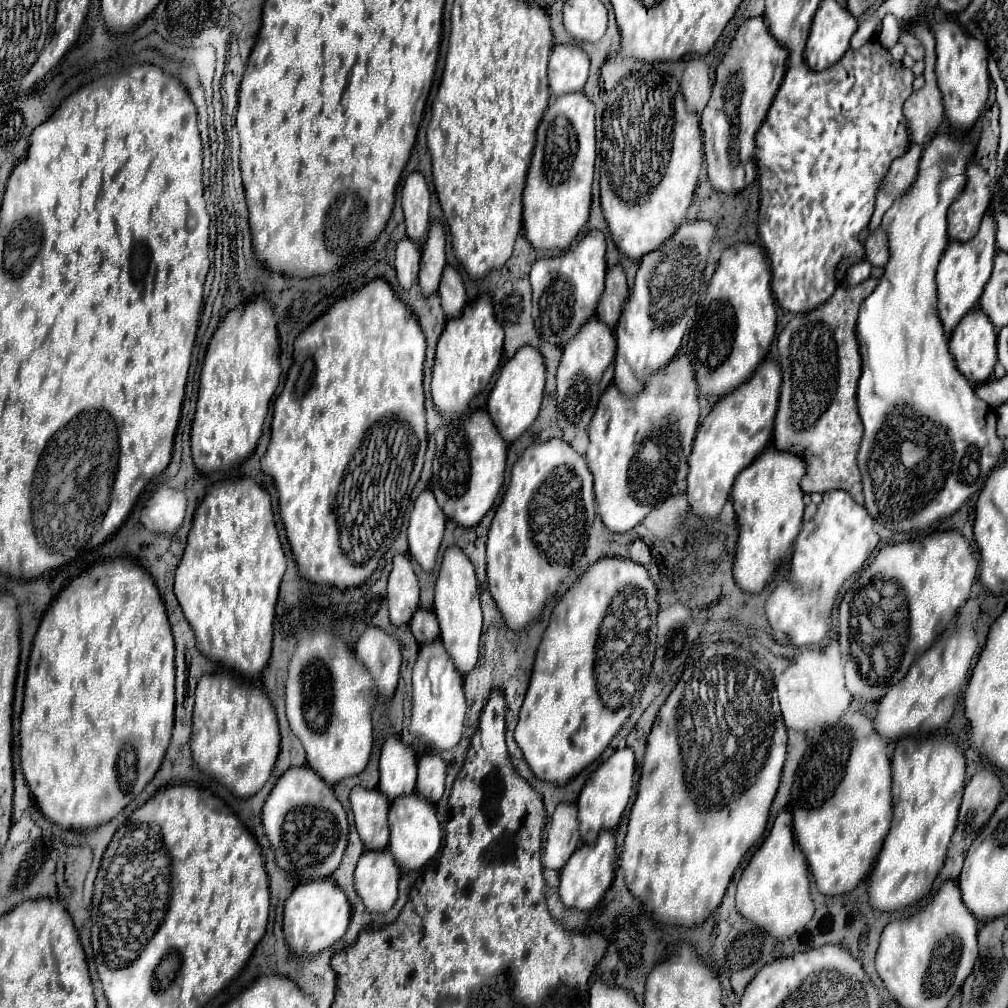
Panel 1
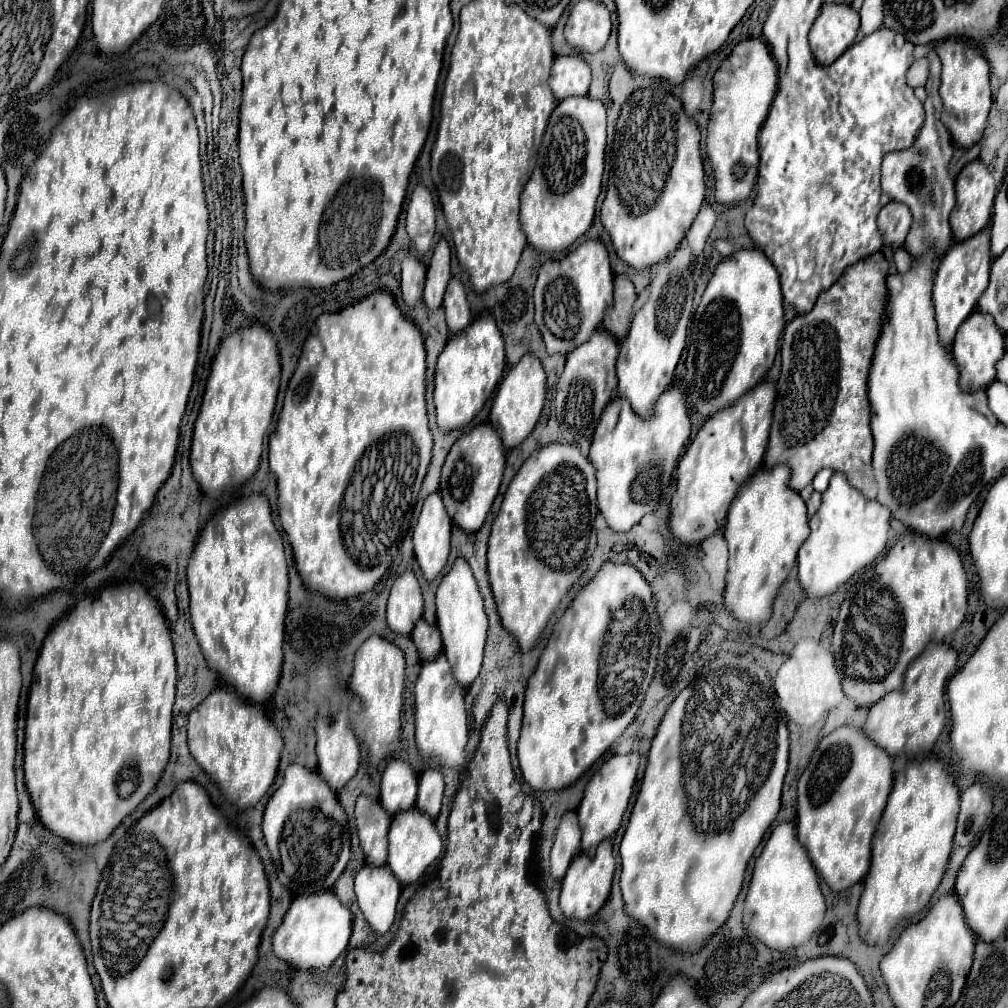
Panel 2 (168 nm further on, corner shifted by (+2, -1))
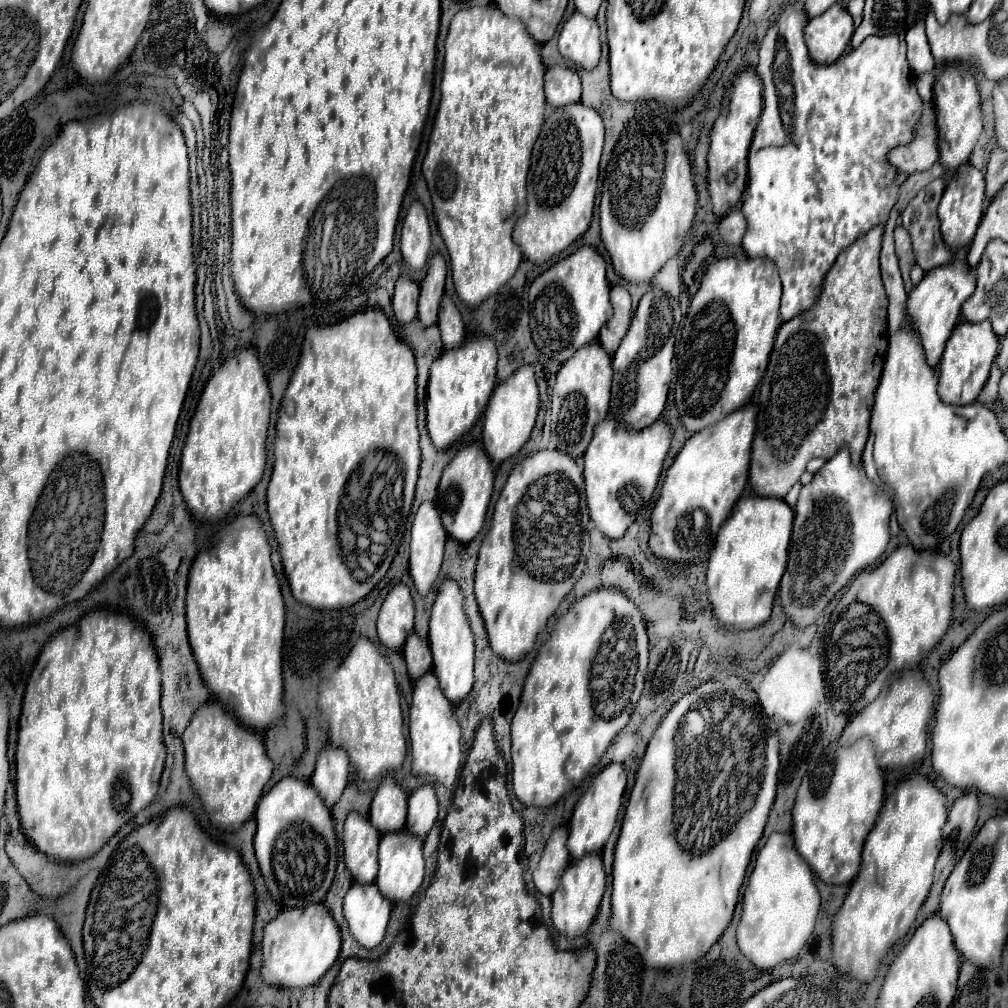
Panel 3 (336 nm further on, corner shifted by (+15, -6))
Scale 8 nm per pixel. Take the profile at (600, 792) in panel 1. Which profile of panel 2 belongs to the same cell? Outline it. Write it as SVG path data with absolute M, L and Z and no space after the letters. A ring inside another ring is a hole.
M639 753L613 755L591 777L591 781L585 787L585 793L583 793L583 799L579 803L579 809L577 809L577 817L579 817L581 829L583 829L581 851L593 853L603 839L611 837L619 829L621 817L623 817L623 813L627 809L627 803L629 803L629 797L633 793L637 767L639 767Z

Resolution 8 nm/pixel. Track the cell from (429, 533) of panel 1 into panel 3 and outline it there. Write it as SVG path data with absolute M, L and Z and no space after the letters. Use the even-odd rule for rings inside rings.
M422 502L412 524L410 540L410 576L420 596L428 594L440 574L446 538L446 530L434 504Z

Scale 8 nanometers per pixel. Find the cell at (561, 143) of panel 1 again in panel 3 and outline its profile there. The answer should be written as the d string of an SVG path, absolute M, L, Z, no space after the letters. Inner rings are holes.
M576 102L554 110L554 114L546 118L542 132L534 144L532 164L528 172L528 210L522 218L518 218L514 228L514 242L520 246L526 260L534 264L544 264L552 256L564 252L576 238L580 238L588 230L594 214L602 146L604 146L604 124L594 108Z

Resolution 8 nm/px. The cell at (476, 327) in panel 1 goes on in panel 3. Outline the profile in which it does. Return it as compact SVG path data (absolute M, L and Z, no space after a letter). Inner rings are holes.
M486 336L466 340L460 348L444 350L440 360L430 368L426 422L428 432L438 450L452 446L460 440L474 422L484 414L488 398L496 386L496 346Z

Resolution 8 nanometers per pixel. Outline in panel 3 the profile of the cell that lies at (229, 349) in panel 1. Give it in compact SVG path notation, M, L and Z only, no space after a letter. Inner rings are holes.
M256 350L230 354L210 376L190 422L180 462L180 490L198 522L224 518L260 480L266 468L270 388Z

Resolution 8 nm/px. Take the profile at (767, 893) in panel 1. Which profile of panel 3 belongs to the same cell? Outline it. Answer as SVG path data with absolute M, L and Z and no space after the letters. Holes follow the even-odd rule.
M770 834L756 856L756 864L744 892L744 910L736 934L742 954L756 968L764 970L796 958L814 930L818 910L820 892L814 884L814 874L796 852L792 834Z

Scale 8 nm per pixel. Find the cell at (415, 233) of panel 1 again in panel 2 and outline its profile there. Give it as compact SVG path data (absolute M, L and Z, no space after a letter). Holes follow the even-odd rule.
M417 183L407 205L407 233L419 255L427 253L435 233L435 207L429 189Z

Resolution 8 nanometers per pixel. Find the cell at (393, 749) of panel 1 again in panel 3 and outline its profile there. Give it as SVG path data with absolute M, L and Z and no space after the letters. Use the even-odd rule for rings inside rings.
M386 778L372 800L370 808L372 826L380 834L400 832L406 824L406 804L408 804L406 800L408 794L392 778Z

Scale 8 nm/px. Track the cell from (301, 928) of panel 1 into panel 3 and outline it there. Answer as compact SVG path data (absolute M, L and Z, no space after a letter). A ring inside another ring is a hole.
M322 904L288 908L266 924L262 952L262 978L266 984L284 988L318 986L320 978L332 968L340 954L340 928Z

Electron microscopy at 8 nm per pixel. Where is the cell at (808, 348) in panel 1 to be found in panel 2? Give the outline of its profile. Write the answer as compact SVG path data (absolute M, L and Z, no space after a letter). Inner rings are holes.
M873 253L869 255L869 259L863 259L861 263L855 263L849 271L845 271L845 275L825 293L819 295L815 307L805 313L805 315L797 315L791 323L785 325L783 329L783 343L781 343L781 377L777 381L777 403L775 403L775 415L773 415L773 427L771 427L771 435L769 435L769 449L765 453L765 463L767 467L773 467L777 463L787 463L791 467L791 489L793 491L801 491L803 487L807 487L813 477L829 467L835 471L843 471L847 475L847 481L861 491L867 499L875 499L875 491L877 487L873 487L873 475L871 475L871 451L873 451L873 437L869 431L869 401L865 395L865 383L867 383L867 371L869 371L869 359L873 357L873 339L877 339L877 327L881 325L881 311L885 305L885 275L889 271L889 261L881 255L881 253Z

